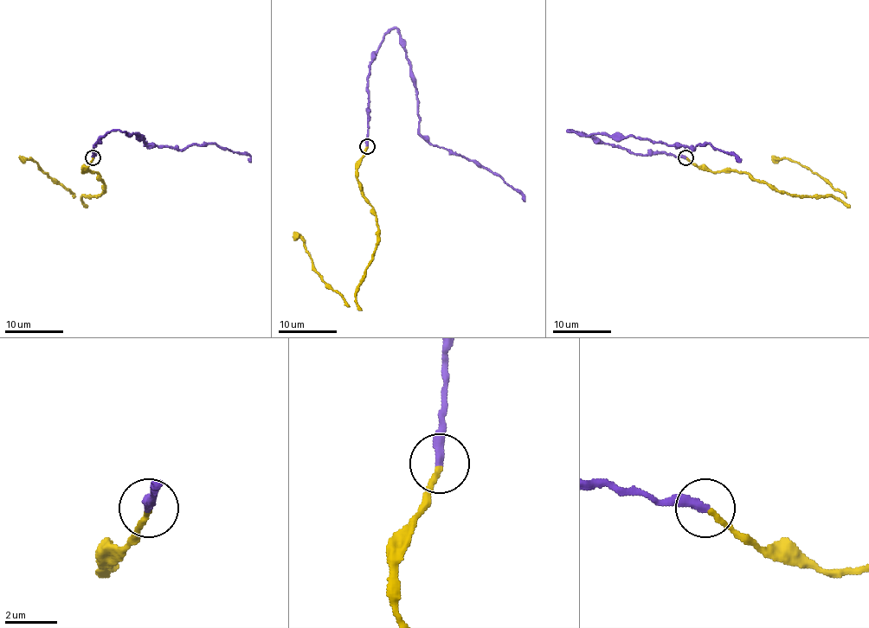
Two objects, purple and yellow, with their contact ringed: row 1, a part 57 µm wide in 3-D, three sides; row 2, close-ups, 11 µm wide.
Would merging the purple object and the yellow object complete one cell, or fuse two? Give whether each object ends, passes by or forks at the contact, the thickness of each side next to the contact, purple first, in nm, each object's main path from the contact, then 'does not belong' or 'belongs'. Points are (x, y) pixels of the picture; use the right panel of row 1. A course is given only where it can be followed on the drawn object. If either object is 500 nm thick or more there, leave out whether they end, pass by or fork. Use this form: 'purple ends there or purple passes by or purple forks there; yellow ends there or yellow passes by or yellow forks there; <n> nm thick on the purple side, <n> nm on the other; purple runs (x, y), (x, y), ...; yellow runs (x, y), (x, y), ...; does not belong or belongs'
purple ends there; yellow ends there; 340 nm thick on the purple side, 200 nm on the other; purple runs (686, 158), (670, 154), (631, 154), (568, 131), (629, 136), (691, 150), (708, 144), (731, 152), (740, 163); yellow runs (686, 158), (708, 169), (744, 171), (800, 195), (845, 195), (819, 174), (772, 155); belongs

